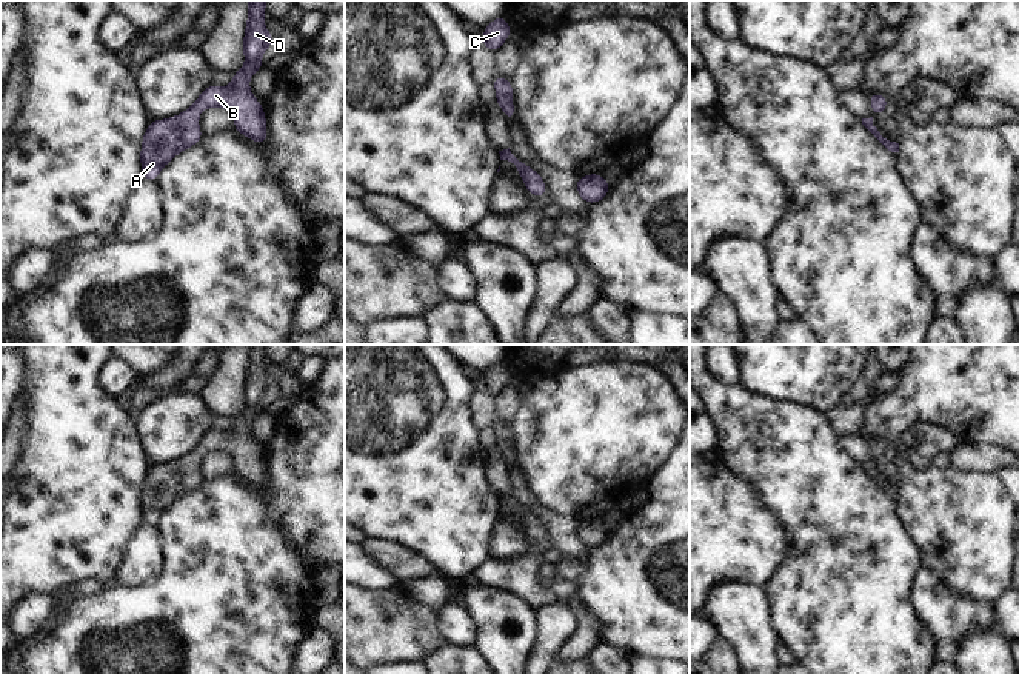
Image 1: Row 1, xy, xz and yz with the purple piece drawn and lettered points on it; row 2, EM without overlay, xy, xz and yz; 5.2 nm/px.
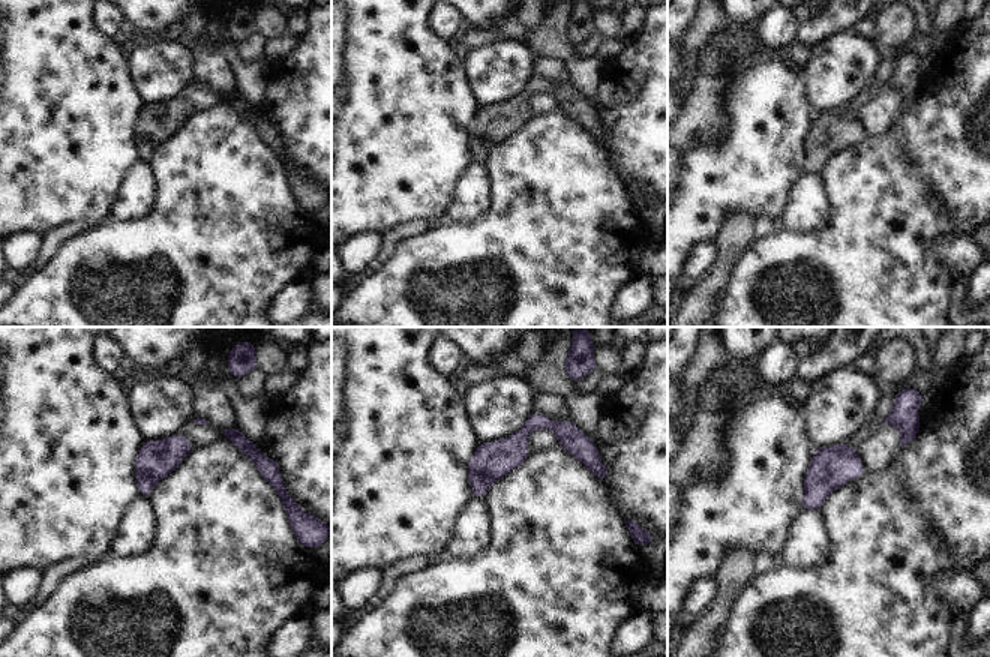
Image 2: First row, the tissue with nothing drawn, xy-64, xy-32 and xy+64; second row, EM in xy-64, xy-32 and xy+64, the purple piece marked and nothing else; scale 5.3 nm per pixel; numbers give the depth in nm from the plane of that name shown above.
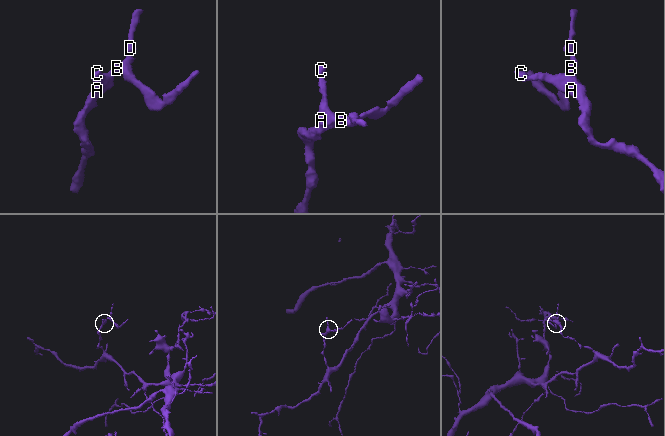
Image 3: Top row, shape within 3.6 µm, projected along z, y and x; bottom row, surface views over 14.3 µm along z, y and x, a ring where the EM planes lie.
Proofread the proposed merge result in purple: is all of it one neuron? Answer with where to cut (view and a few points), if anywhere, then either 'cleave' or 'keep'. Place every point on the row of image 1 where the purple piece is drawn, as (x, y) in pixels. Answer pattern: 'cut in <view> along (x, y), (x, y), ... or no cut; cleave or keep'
no cut; keep

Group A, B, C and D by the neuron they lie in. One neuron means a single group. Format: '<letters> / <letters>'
A B C D

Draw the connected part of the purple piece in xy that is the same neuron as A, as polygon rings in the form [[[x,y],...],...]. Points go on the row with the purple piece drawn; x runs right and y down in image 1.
[[[248,0],[248,22],[242,45],[245,65],[232,74],[229,86],[208,85],[182,114],[149,122],[140,149],[140,166],[145,180],[155,182],[166,163],[202,140],[203,132],[199,128],[199,117],[206,108],[226,108],[232,114],[234,128],[239,134],[259,145],[266,143],[266,115],[249,89],[249,78],[265,66],[262,55],[274,40],[274,34],[265,28],[265,9],[266,0]]]

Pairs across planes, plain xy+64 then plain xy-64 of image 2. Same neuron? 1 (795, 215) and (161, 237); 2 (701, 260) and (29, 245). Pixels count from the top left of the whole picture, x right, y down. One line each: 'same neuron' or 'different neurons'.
1: different neurons
2: same neuron

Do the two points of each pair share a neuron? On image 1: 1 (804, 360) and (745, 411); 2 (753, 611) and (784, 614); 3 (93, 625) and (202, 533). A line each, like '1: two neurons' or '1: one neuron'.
1: two neurons
2: two neurons
3: one neuron

